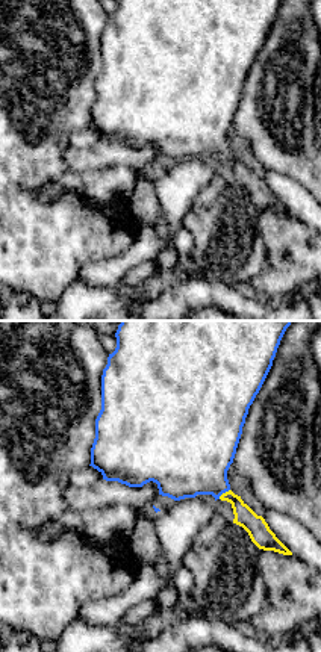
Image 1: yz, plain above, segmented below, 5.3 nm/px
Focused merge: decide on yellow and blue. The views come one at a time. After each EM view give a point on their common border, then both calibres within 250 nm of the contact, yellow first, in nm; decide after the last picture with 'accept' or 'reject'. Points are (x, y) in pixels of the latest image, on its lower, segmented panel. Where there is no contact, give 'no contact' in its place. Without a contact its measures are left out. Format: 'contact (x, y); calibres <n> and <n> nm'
contact (223, 493); calibres 120 and 400 nm

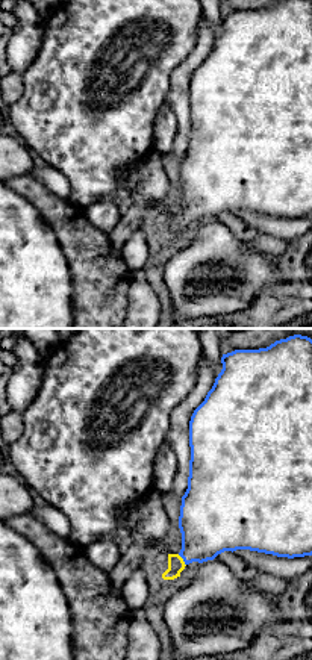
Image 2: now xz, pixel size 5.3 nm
contact (182, 560); calibres 90 and 320 nm

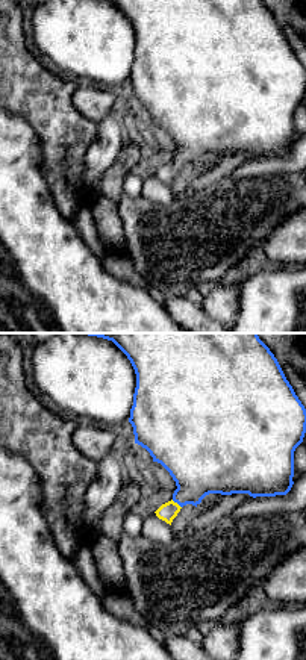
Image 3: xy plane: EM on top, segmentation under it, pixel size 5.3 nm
contact (176, 503); calibres 100 and 340 nm

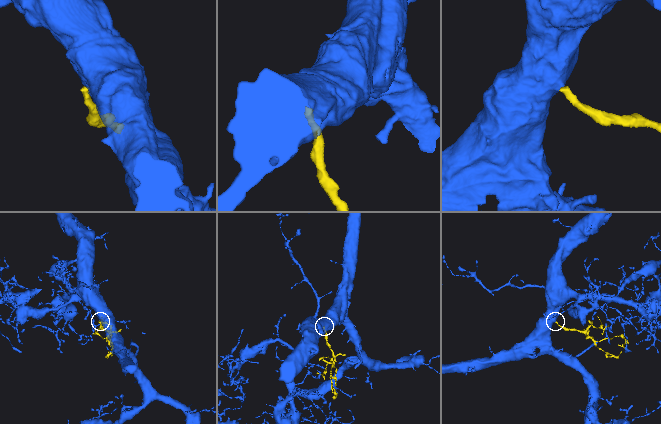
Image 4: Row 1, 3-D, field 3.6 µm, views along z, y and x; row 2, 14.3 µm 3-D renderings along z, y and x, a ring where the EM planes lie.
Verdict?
accept

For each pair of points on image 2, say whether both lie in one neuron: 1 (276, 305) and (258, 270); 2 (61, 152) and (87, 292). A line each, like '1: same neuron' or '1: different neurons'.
1: different neurons
2: different neurons

